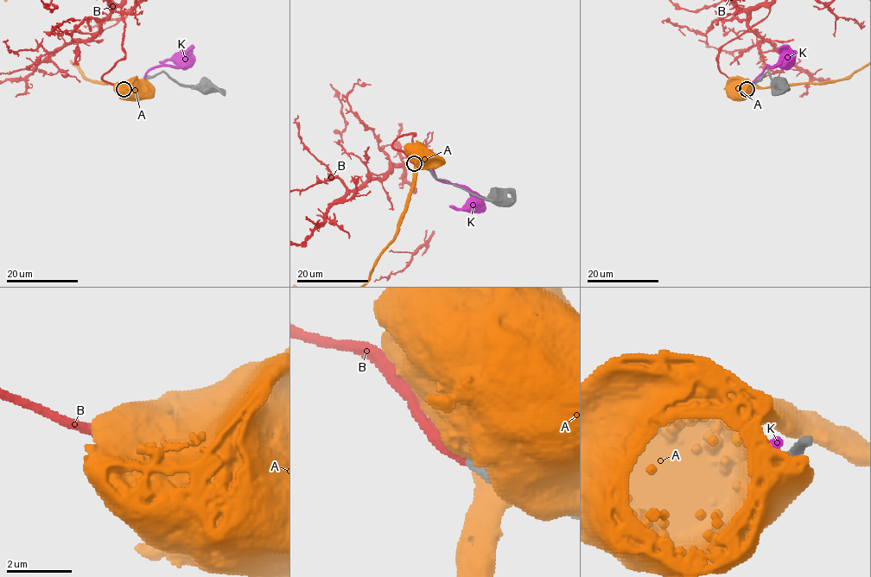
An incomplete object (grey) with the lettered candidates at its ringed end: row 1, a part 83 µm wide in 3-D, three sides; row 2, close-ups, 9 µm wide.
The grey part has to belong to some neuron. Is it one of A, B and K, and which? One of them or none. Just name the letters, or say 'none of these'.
B

